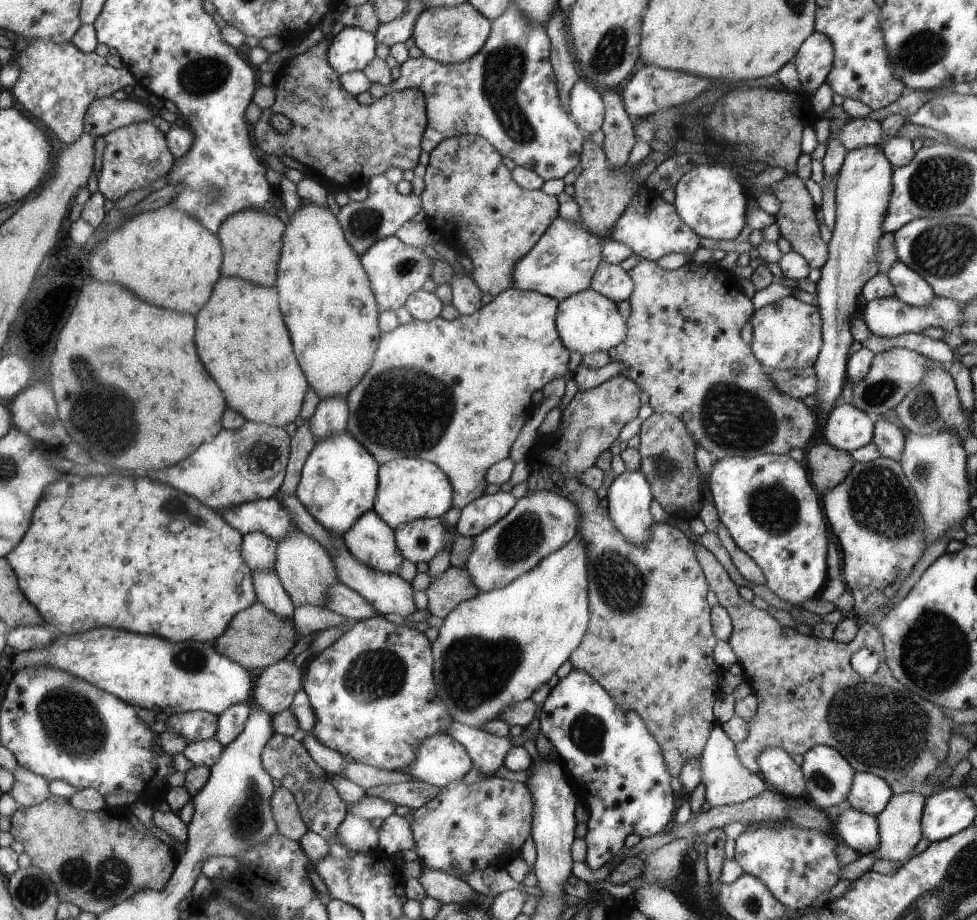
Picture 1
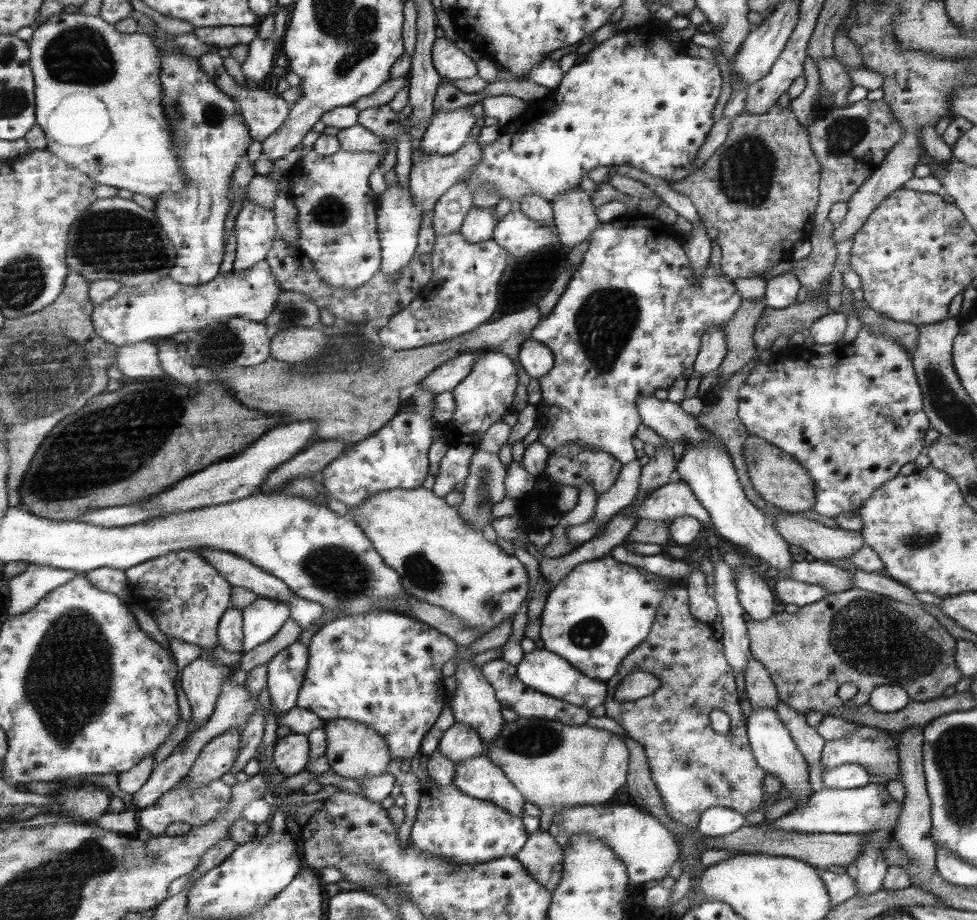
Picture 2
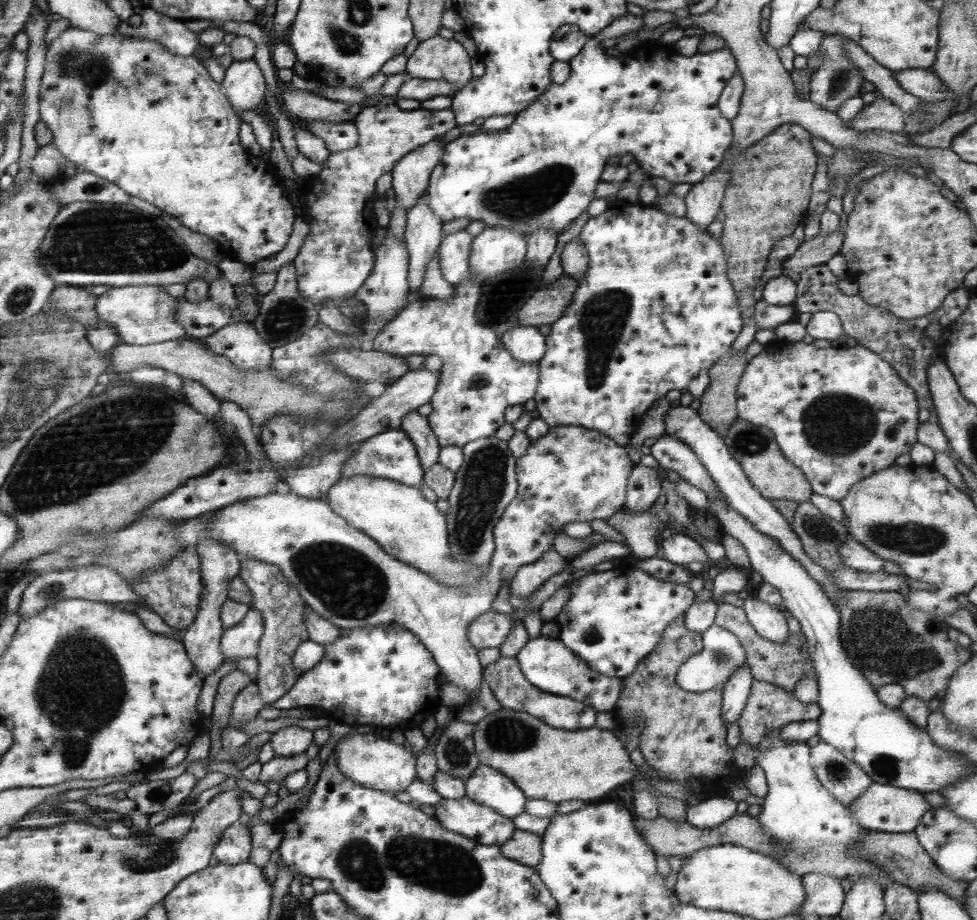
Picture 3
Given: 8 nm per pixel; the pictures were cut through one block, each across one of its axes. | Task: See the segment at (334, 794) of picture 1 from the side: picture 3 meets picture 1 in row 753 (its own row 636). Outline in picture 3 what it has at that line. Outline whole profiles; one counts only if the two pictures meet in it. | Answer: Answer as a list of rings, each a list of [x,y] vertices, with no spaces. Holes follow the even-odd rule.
[[[249,558],[240,559],[240,568],[238,575],[249,589],[252,602],[250,608],[255,609],[265,623],[261,636],[261,642],[258,644],[258,654],[255,658],[258,662],[257,674],[254,677],[257,680],[259,696],[262,698],[263,708],[271,706],[274,700],[282,697],[285,692],[291,689],[291,685],[299,679],[299,672],[291,664],[291,656],[295,655],[295,649],[299,648],[301,643],[309,639],[309,634],[303,626],[303,613],[305,613],[306,604],[301,600],[298,589],[290,584],[289,580],[279,572],[277,566],[265,564],[259,560]]]

